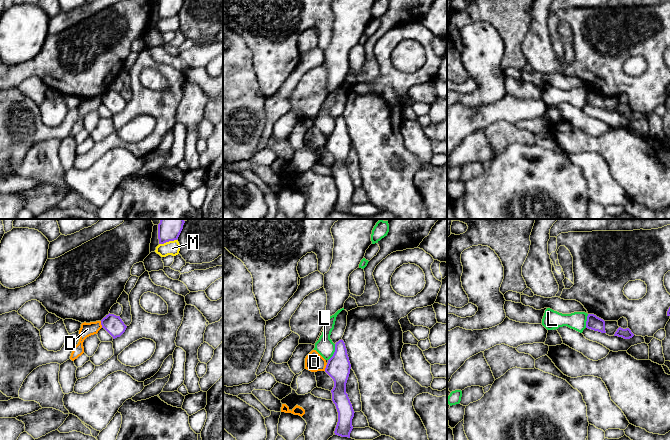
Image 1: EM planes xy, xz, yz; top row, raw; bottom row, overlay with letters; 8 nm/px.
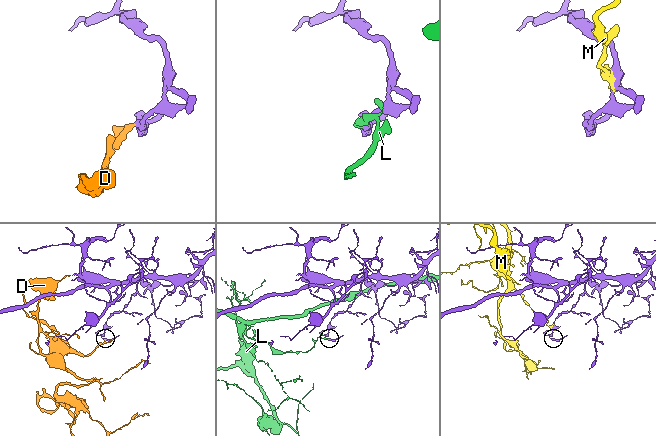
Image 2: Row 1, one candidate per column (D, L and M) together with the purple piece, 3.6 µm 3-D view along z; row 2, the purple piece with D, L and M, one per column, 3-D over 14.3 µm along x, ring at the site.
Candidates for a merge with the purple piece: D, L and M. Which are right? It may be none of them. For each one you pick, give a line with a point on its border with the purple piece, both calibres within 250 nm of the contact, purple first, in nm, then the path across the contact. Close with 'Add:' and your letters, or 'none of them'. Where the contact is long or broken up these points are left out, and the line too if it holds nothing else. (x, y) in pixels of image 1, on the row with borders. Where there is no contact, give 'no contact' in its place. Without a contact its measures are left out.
Add: none of them

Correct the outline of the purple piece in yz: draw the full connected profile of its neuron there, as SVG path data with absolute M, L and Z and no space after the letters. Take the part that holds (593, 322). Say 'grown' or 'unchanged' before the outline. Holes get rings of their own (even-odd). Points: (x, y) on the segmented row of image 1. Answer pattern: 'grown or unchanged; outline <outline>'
unchanged; outline M588 314L587 321L586 321L586 328L601 333L606 333L605 321L594 314Z

